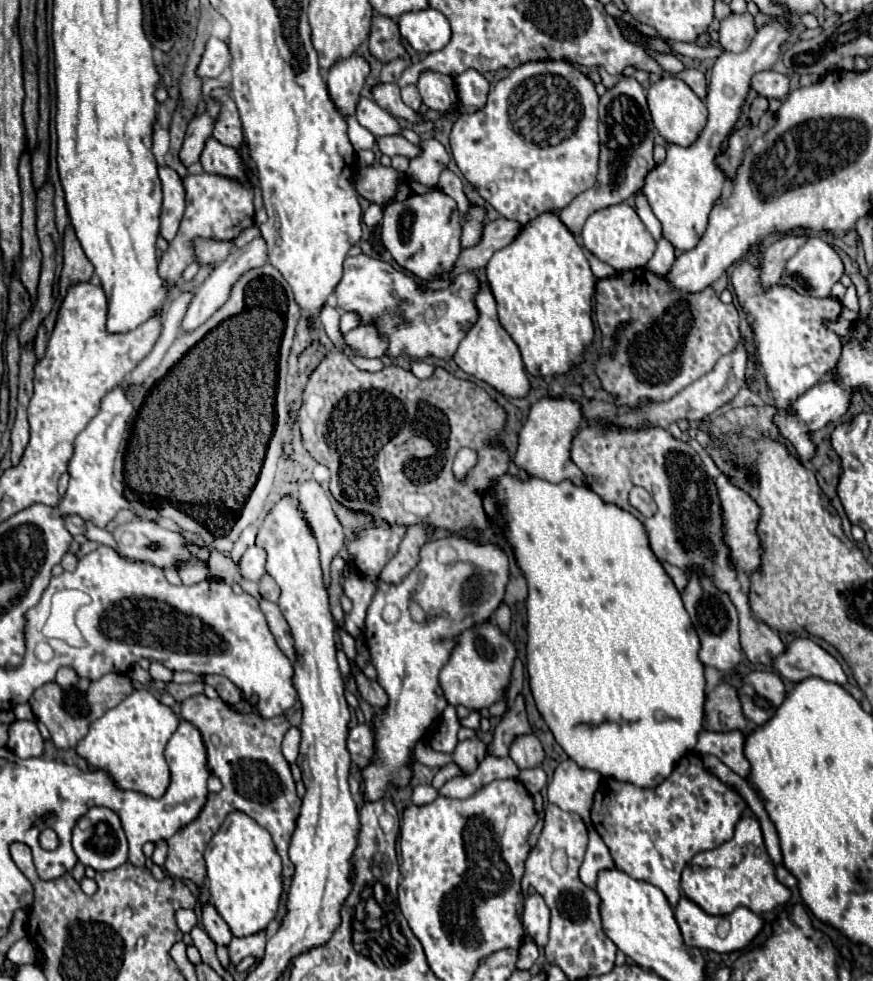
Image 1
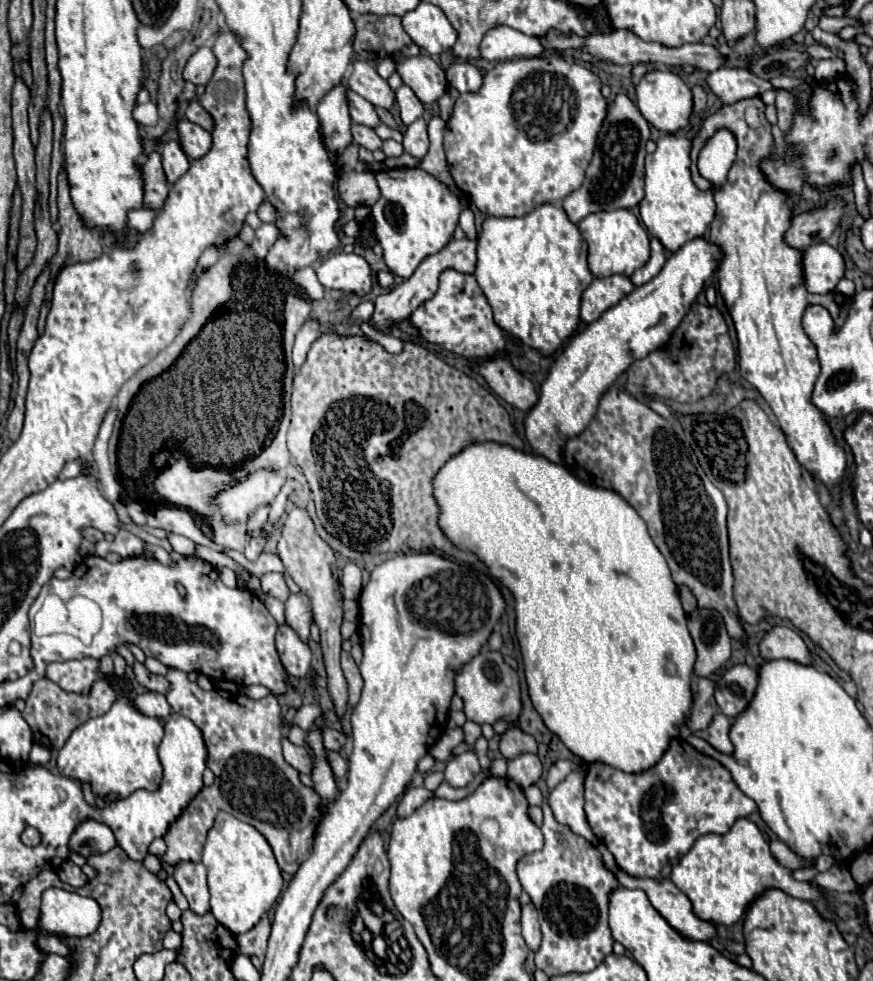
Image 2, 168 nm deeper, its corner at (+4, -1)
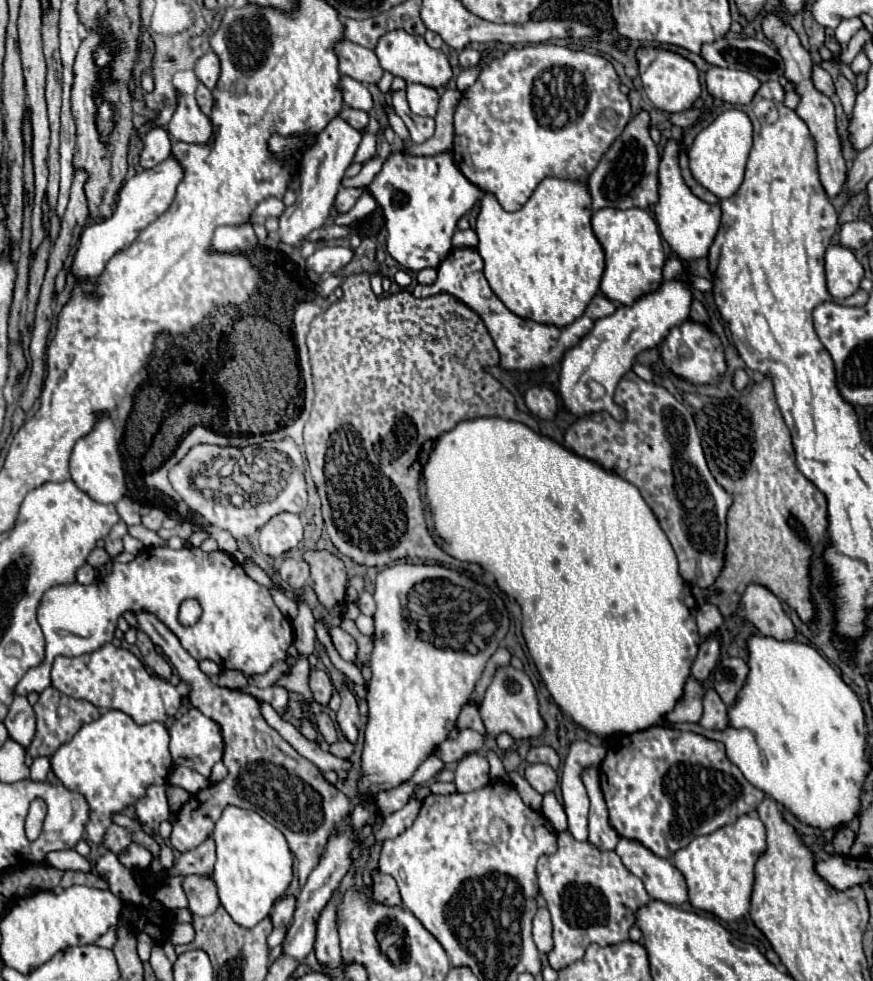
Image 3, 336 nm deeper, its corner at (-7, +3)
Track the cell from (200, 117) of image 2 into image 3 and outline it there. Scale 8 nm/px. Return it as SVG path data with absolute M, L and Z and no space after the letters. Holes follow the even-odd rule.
M199 84L197 92L195 92L195 98L197 98L197 104L199 104L201 112L209 116L209 114L211 114L211 108L213 108L213 96L211 96L211 90L209 90L207 86Z

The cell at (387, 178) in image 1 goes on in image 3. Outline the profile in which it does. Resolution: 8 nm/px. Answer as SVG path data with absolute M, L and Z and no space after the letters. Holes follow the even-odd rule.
M361 186L361 188L341 188L337 192L337 198L335 198L335 208L345 214L347 210L351 210L355 206L355 202L359 200L359 196L363 192L369 192L369 188L367 186Z

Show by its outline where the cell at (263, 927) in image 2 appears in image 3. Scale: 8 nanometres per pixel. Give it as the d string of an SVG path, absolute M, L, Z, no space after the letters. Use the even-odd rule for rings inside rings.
M289 896L289 898L283 898L279 900L273 910L271 910L271 924L273 928L281 928L281 926L287 926L291 922L291 914L295 910L295 896Z

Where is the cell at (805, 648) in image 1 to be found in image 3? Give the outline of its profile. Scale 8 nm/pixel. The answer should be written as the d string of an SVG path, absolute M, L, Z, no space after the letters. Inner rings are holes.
M751 584L741 600L745 608L745 616L757 626L763 636L771 636L775 640L795 640L797 630L793 622L785 616L781 602L767 588Z

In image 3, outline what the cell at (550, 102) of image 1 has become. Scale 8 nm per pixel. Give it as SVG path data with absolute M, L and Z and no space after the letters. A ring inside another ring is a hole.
M555 44L525 46L521 50L511 48L503 58L495 58L491 64L483 66L477 82L463 94L461 102L457 104L453 160L469 182L479 186L483 192L493 194L499 200L499 204L503 206L503 210L515 212L529 200L533 190L545 178L563 178L563 180L571 180L571 182L587 182L591 170L599 164L601 156L607 152L607 146L611 146L611 142L621 134L621 130L629 122L629 118L631 118L631 106L627 104L627 96L619 90L617 72L615 72L613 64L609 60L605 60L603 56L595 56L595 54L589 54L589 52L583 52L583 50L571 50L571 48L555 46Z

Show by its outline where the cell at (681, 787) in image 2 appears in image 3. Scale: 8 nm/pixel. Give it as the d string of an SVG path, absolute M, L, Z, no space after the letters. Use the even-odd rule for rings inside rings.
M669 726L613 740L599 766L599 780L613 830L621 838L641 842L659 858L671 858L693 838L711 834L743 814L753 814L765 798L729 762L721 742Z

